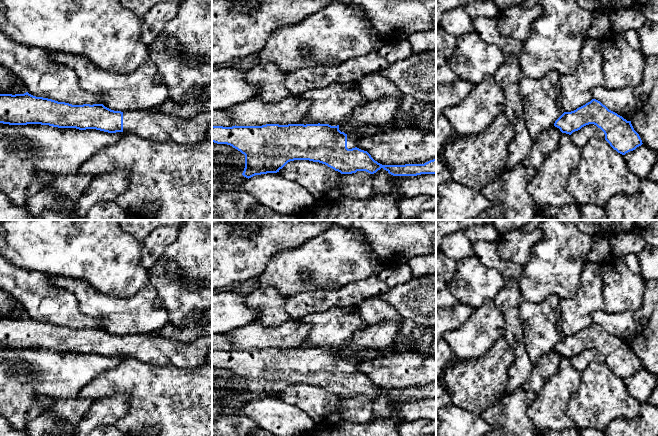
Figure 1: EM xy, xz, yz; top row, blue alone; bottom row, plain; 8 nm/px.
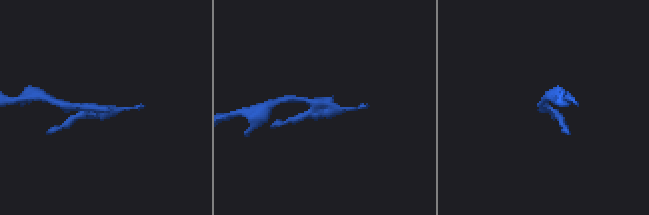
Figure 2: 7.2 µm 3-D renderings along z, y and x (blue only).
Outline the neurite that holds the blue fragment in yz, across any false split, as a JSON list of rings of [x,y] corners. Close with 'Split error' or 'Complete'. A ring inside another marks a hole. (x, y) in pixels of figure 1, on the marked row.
[[[596,99],[571,112],[564,112],[554,123],[562,133],[571,135],[582,127],[594,124],[605,134],[605,140],[618,153],[625,155],[641,146],[642,140],[631,121],[609,110]]]. Complete

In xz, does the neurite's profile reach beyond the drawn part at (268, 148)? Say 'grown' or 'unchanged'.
grown

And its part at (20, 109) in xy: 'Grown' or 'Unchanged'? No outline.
Grown

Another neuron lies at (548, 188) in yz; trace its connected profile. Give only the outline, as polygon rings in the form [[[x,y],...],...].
[[[563,133],[559,146],[547,157],[528,184],[527,190],[536,206],[576,204],[566,190],[566,183],[579,165],[581,157],[582,150],[575,145],[569,134]]]

